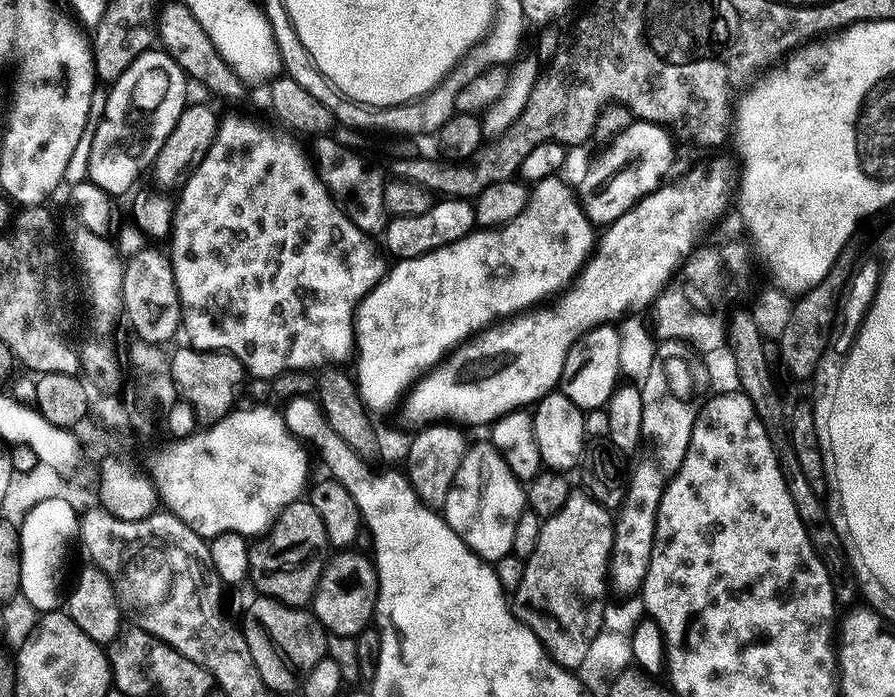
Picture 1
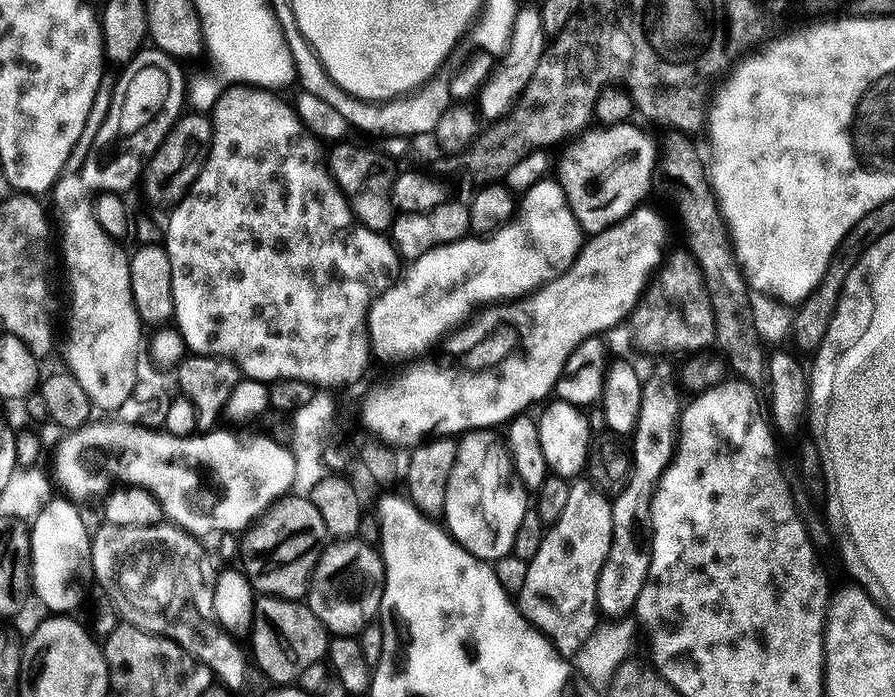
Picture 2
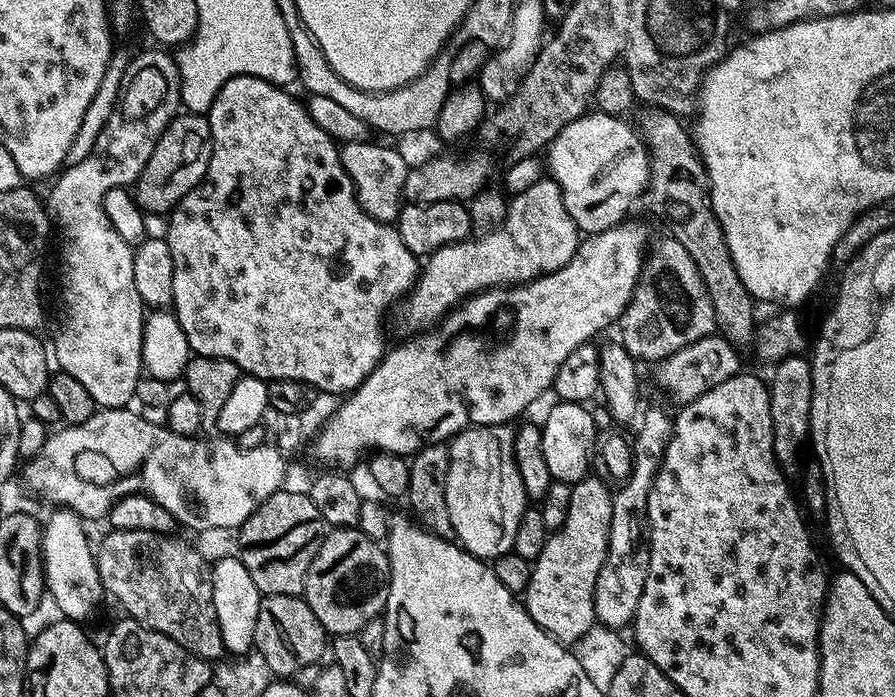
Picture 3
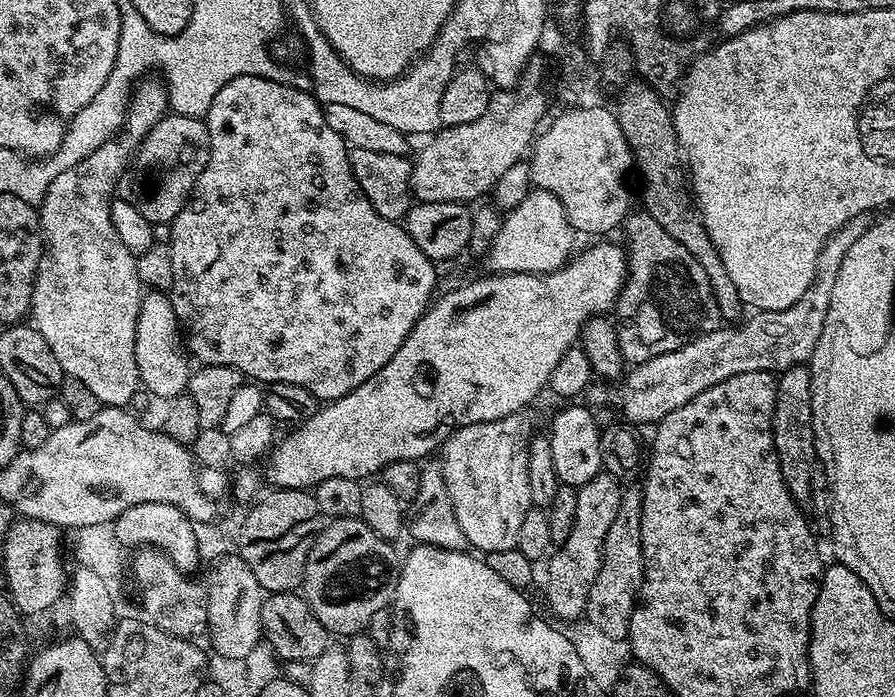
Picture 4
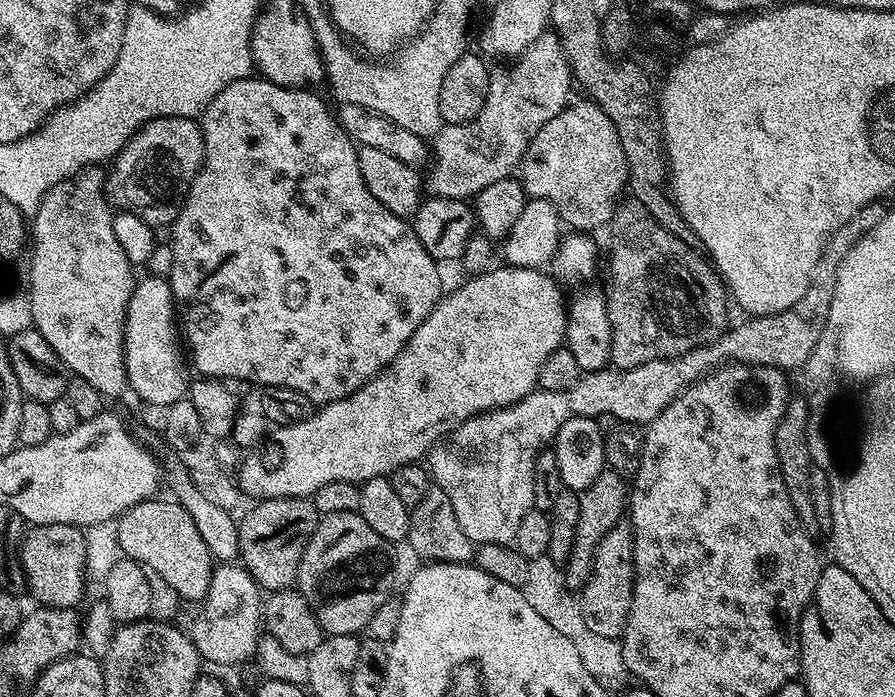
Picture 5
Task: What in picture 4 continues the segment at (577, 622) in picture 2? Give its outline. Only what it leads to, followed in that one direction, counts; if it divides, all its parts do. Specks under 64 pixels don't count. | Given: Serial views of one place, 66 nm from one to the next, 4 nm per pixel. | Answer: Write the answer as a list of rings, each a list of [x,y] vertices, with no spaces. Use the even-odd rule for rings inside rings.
[[[603,470],[590,478],[590,482],[576,489],[578,510],[574,510],[574,530],[570,530],[570,538],[559,544],[547,561],[548,581],[544,584],[544,596],[548,599],[549,610],[557,616],[557,621],[576,622],[584,615],[586,598],[590,598],[590,586],[594,586],[594,578],[598,578],[606,534],[610,531],[614,517],[618,515],[621,491],[621,481]]]

